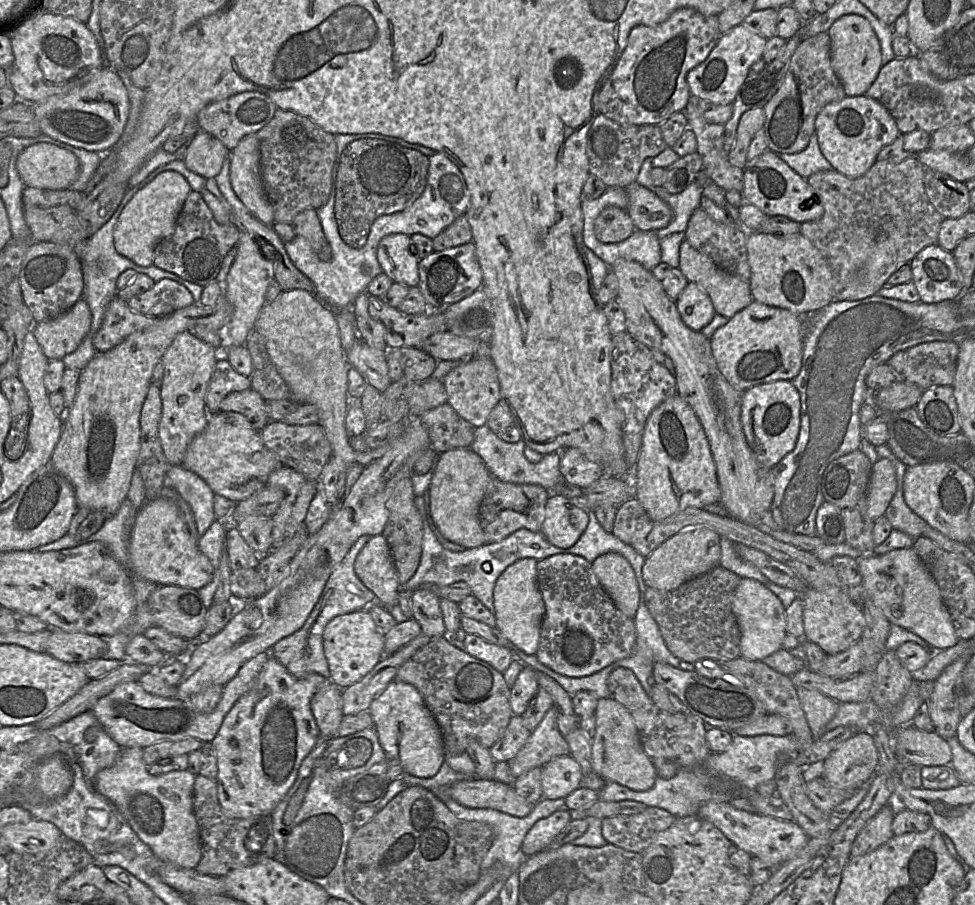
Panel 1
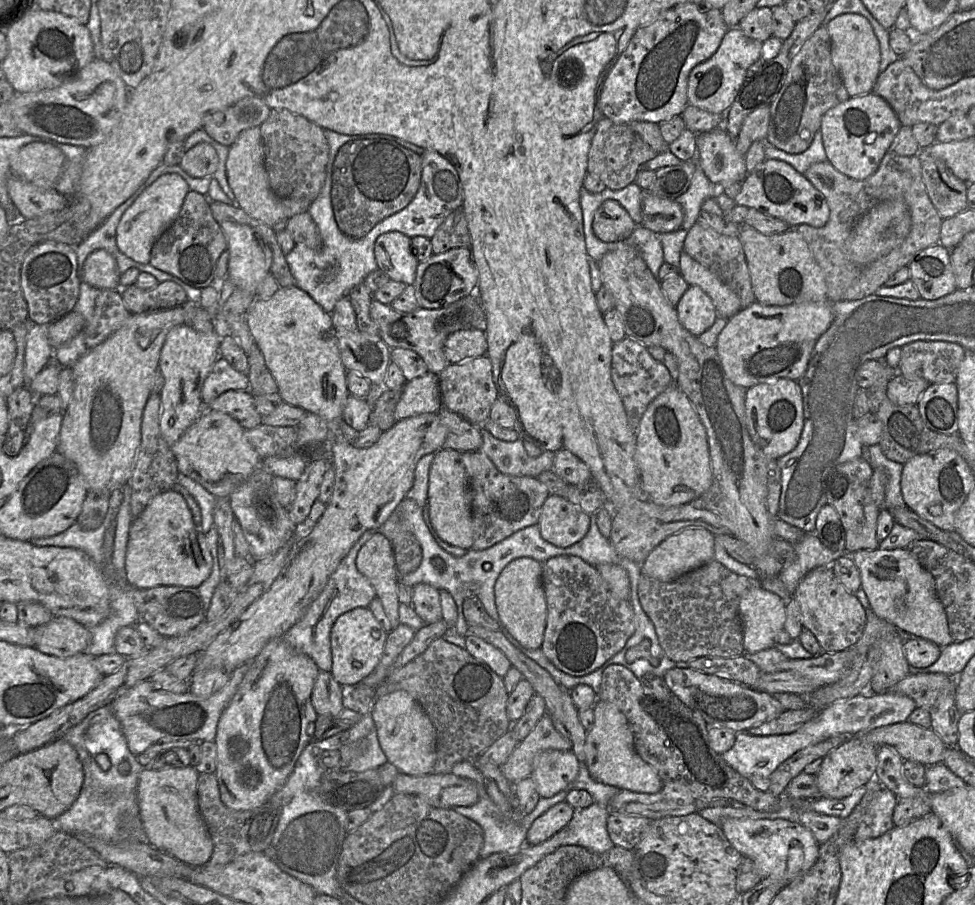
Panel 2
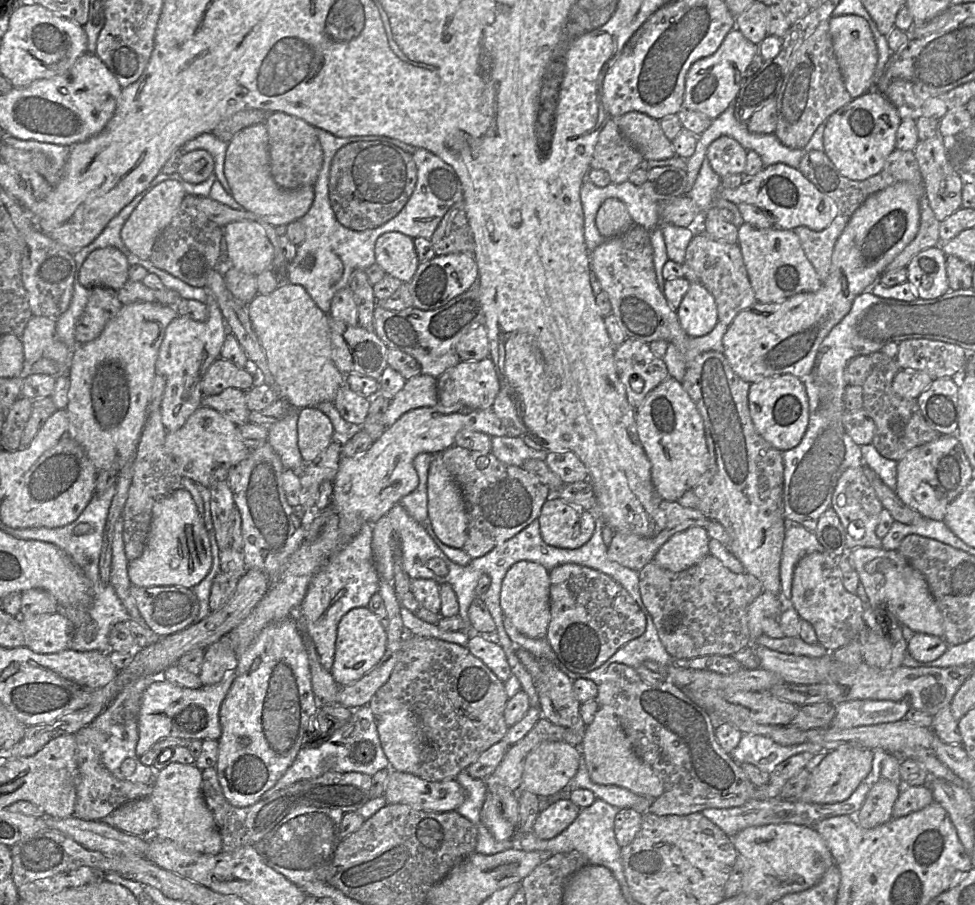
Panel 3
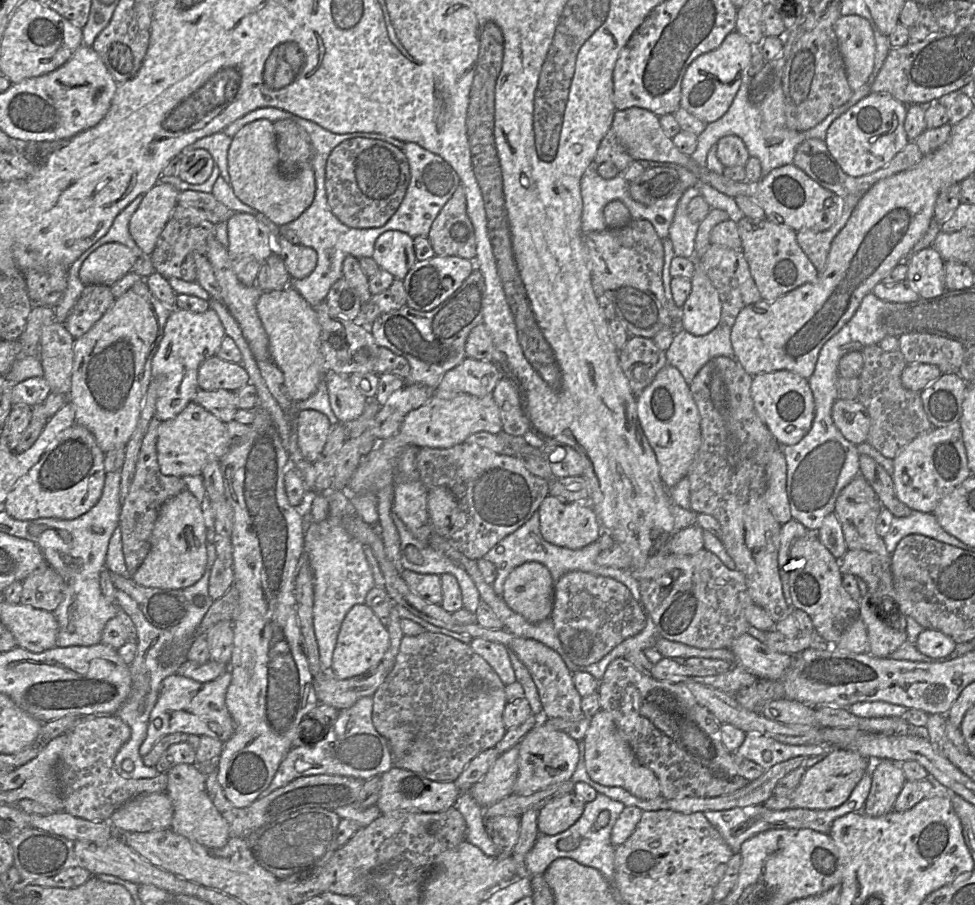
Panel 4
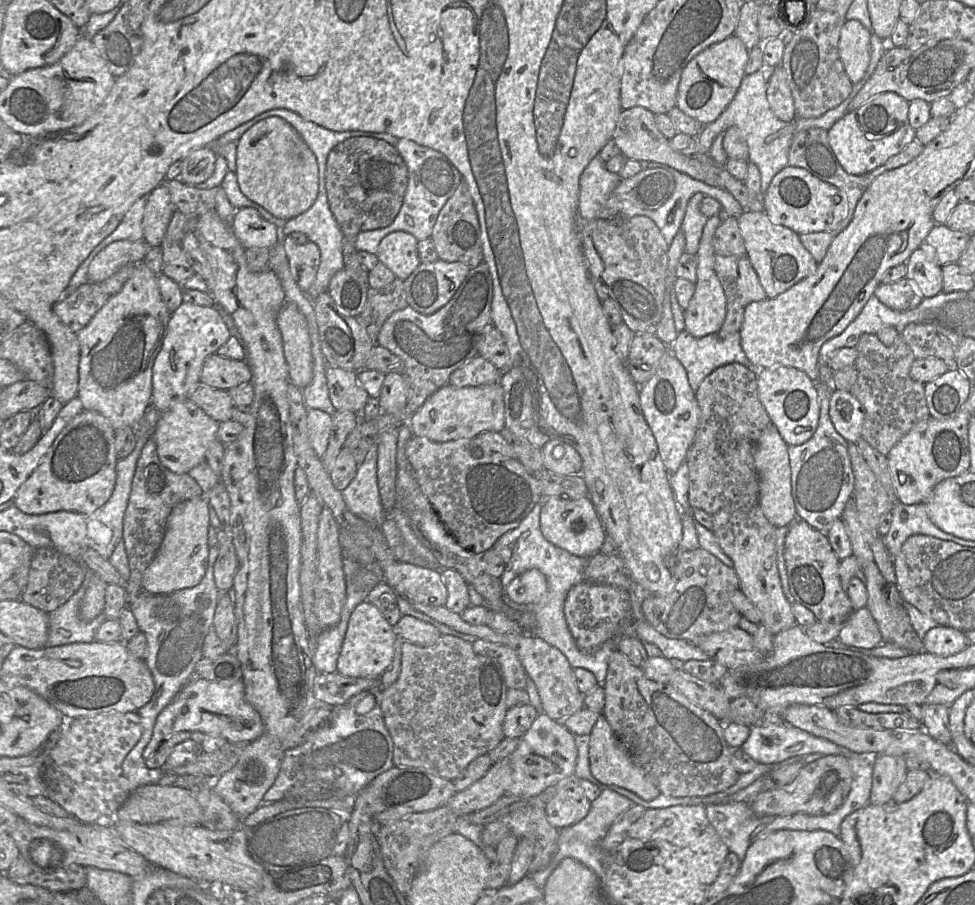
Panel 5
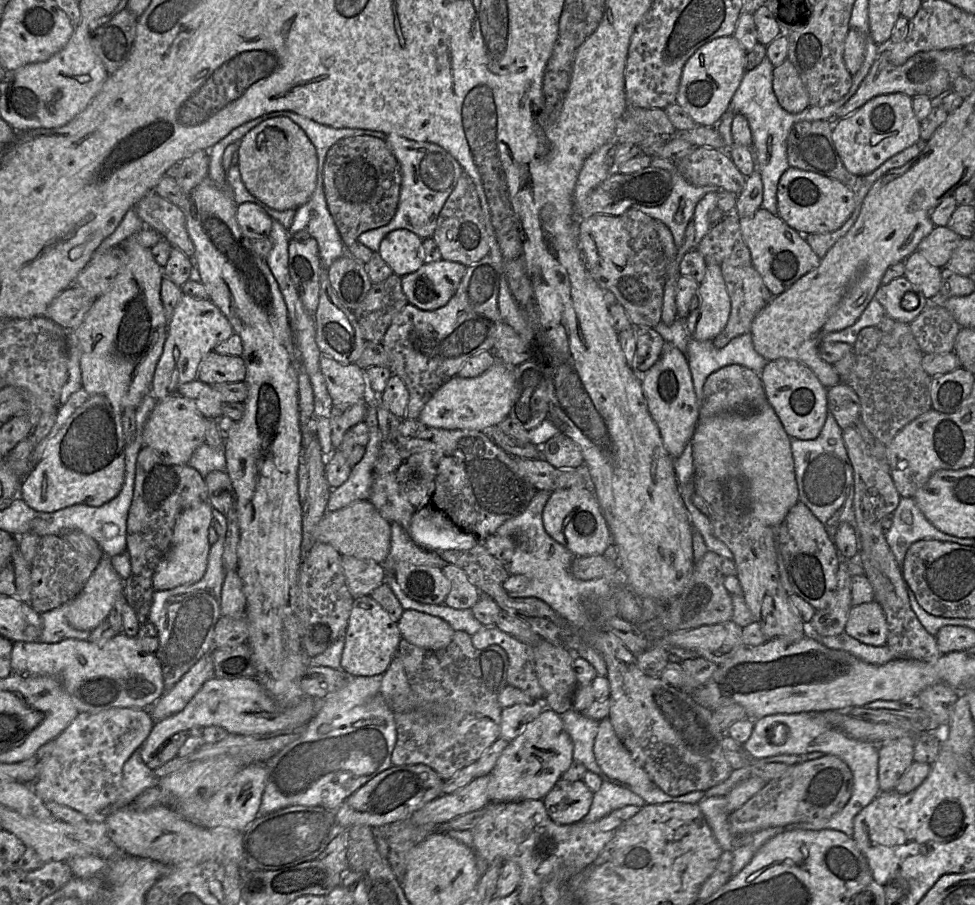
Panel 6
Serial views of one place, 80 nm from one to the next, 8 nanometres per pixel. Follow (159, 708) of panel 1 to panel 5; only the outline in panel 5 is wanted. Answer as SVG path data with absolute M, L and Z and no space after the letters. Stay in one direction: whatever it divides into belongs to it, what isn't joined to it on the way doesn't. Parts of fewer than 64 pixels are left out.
M192 676L157 716L151 738L142 752L143 759L150 758L163 742L180 731L199 731L222 737L230 743L249 743L263 734L264 723L246 700L242 679L209 681Z

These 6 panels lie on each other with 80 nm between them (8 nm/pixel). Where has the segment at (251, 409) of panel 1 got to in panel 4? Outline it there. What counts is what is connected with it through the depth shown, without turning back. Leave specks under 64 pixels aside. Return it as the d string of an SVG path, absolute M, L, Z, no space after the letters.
M199 388L193 401L214 414L224 423L234 420L238 410L235 391L205 391Z

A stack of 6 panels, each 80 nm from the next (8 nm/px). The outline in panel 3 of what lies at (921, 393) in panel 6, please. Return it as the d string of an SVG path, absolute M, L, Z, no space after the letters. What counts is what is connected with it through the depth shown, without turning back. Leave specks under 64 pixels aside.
M882 351L874 352L870 357L872 366L868 377L862 385L862 389L863 408L871 415L876 426L871 444L884 458L898 462L909 450L937 439L940 434L932 429L926 422L917 403L917 399L902 398L894 392L893 380L896 374L900 371L896 358L890 358Z

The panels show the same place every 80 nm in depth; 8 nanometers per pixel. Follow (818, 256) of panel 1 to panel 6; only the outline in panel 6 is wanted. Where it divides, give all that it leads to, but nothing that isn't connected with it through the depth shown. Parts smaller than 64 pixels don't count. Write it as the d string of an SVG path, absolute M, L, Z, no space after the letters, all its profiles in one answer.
M759 208L753 215L739 219L743 239L749 248L752 266L776 297L791 287L802 276L817 268L821 262L805 237L791 228L778 215Z

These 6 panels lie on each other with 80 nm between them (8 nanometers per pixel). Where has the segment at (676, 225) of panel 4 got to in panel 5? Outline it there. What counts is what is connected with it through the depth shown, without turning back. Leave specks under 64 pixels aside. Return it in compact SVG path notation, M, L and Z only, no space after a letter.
M698 192L691 197L681 225L680 230L684 233L686 240L685 252L689 254L697 253L704 226L709 219L700 211L701 201L705 196Z

